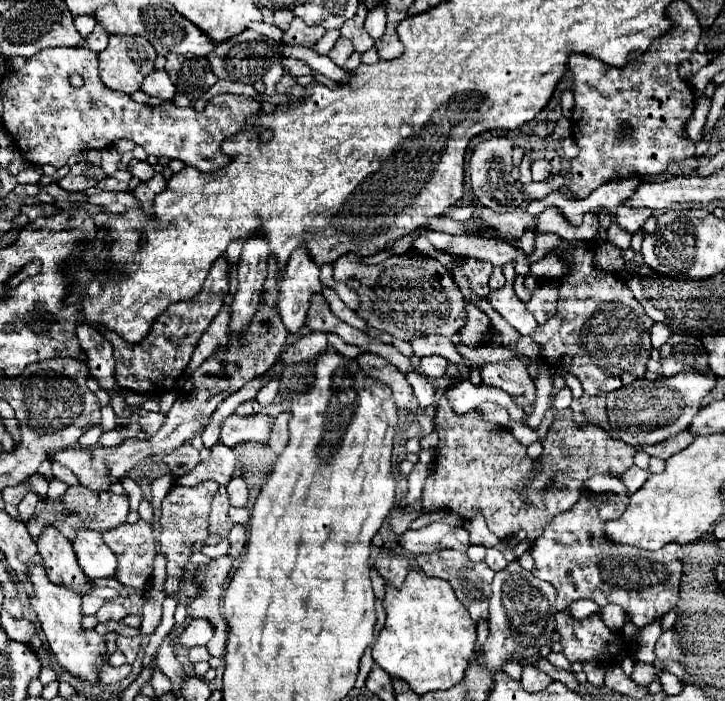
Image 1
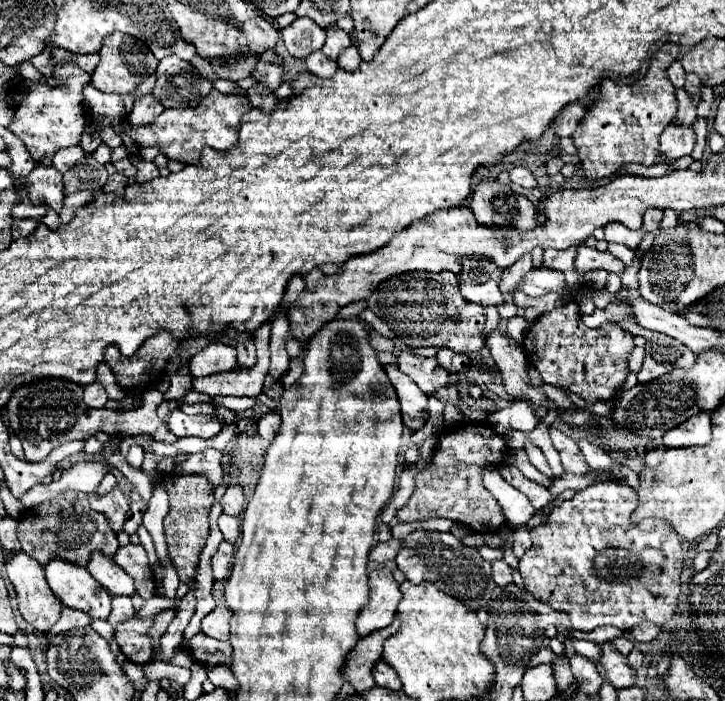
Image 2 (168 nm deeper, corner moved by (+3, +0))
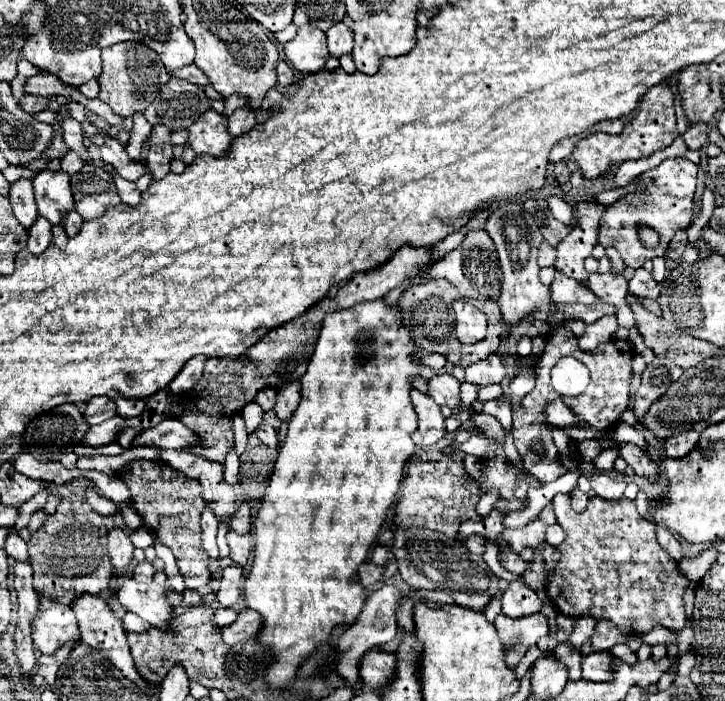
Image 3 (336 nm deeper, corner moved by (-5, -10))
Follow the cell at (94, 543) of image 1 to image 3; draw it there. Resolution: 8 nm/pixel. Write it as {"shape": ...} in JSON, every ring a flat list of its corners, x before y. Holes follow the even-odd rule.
{"shape":[[127,579,115,593,117,601,127,609,137,613,141,619,155,627,169,627,171,617,171,605,163,599,163,587,157,583,139,583,135,579]]}

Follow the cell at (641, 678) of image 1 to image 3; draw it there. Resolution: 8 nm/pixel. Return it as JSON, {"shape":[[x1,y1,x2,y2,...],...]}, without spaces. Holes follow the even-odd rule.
{"shape":[[593,651,593,653,585,655,583,665,581,665,583,679,587,679,587,681,615,679,613,661,615,661,615,655,611,655,609,651]]}

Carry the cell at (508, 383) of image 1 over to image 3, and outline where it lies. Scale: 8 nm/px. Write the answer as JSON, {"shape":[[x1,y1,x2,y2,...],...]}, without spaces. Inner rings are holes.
{"shape":[[593,473,589,481,597,497,603,497,603,499,621,499,627,485,623,477,607,477,605,473]]}

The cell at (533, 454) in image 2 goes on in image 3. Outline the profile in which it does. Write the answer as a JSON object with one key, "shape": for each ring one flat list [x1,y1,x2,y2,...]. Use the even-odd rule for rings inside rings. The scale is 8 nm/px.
{"shape":[[559,493,553,499,553,509,565,531,565,541,555,547,561,557,549,573,545,591,559,613,573,619,589,615,597,623,611,621,623,635,645,635,655,627,679,633,687,625,683,593,689,579,659,545,655,525,637,513,633,501,611,503,594,497,583,513,575,513,569,495]]}

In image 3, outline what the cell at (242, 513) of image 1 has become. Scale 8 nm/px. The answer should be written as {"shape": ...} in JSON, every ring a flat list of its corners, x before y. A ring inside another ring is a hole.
{"shape":[[233,529,227,533,227,543,229,543,229,557,239,563,241,567,247,567,251,559,251,547,253,547,253,537,251,535,237,535]]}

